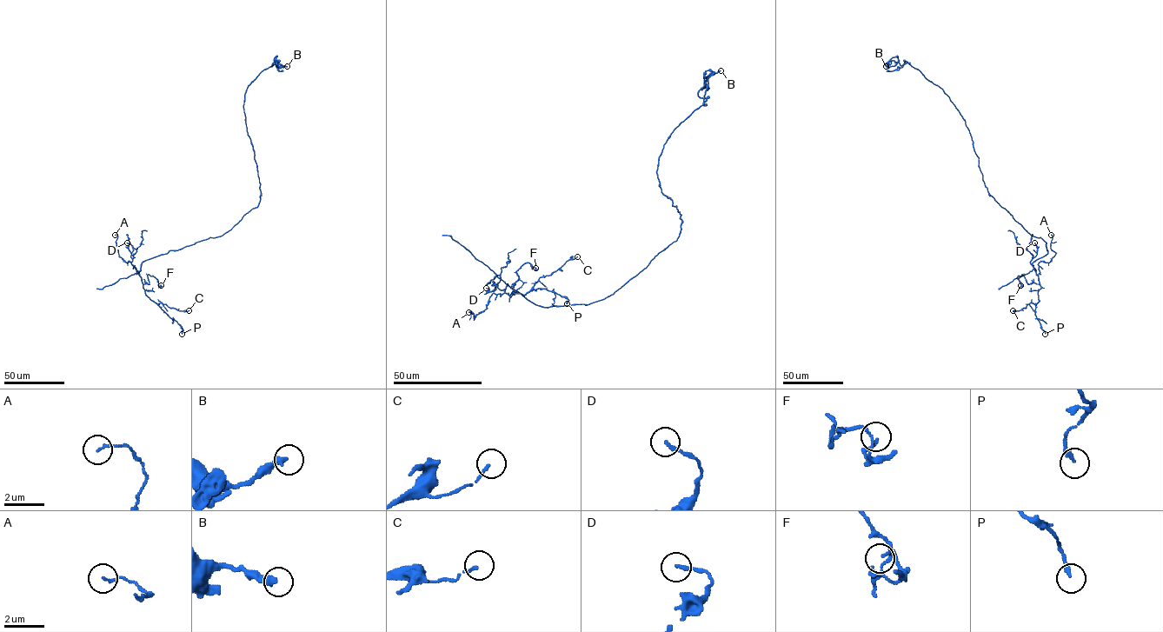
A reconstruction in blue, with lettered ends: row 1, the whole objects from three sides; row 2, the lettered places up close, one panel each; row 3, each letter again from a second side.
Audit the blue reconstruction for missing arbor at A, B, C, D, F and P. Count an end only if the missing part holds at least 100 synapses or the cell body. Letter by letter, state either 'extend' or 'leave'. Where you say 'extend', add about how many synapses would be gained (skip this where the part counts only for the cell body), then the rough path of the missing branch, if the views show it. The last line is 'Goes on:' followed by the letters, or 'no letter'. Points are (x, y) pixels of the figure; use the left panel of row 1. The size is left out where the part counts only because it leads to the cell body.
A: leave
B: leave
C: leave
D: leave
F: leave
P: leave
Goes on: no letter

